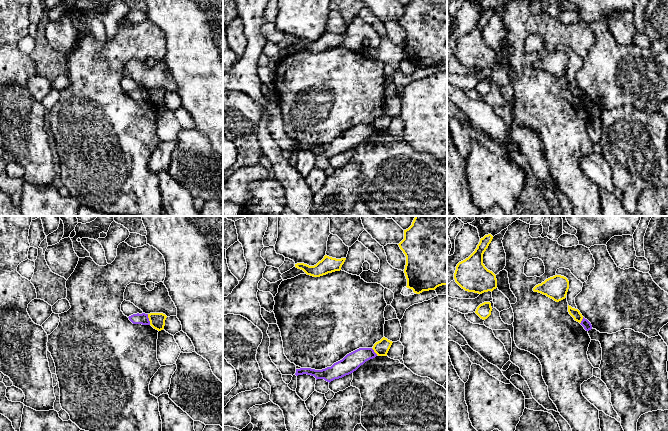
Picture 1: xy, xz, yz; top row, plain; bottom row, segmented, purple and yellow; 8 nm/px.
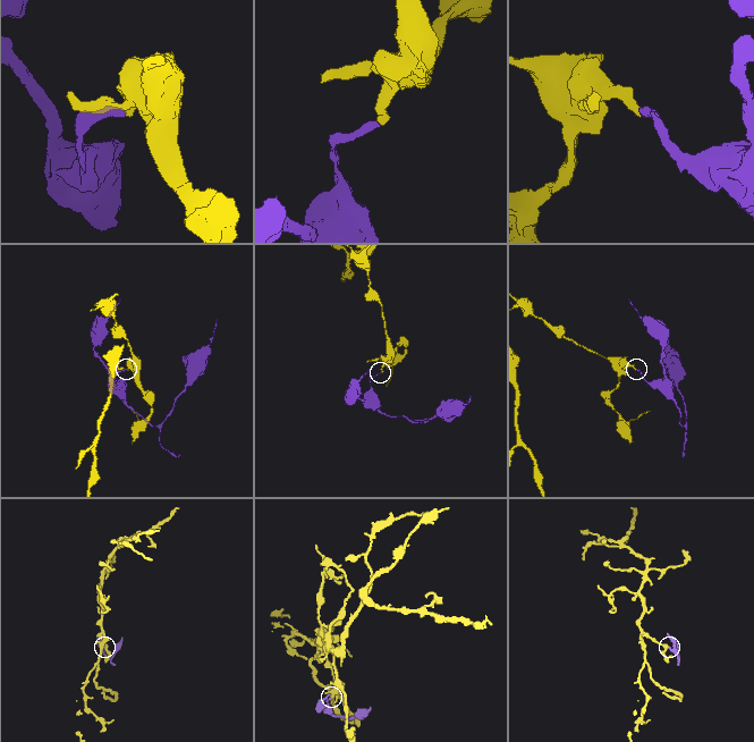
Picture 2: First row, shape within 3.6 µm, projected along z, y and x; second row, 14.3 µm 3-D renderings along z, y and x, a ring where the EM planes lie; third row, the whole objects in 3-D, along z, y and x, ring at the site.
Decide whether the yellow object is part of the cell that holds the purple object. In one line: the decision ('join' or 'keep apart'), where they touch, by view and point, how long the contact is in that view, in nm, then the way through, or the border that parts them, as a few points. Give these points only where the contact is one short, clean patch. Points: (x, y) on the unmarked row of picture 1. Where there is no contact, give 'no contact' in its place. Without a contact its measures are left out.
keep apart; contact xy (148, 95); length 90 nm; border xy (147, 90), (150, 100)

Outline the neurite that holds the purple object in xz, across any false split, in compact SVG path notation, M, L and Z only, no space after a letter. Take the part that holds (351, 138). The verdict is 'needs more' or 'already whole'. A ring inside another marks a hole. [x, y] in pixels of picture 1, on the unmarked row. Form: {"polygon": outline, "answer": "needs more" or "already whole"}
{"polygon": "M359 124L347 130L342 136L334 139L331 143L322 146L315 146L311 144L296 145L295 151L311 151L317 155L324 155L331 158L335 155L342 154L356 147L366 137L377 132L372 124Z", "answer": "already whole"}

